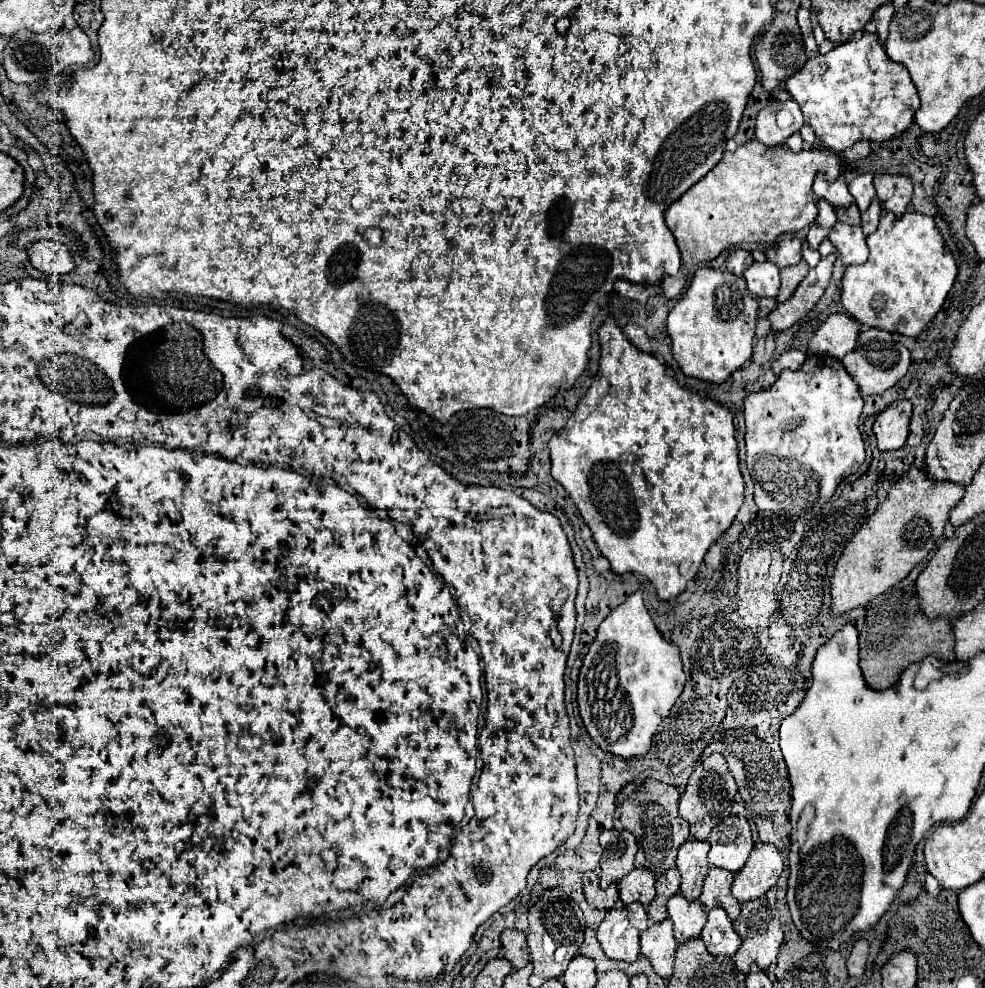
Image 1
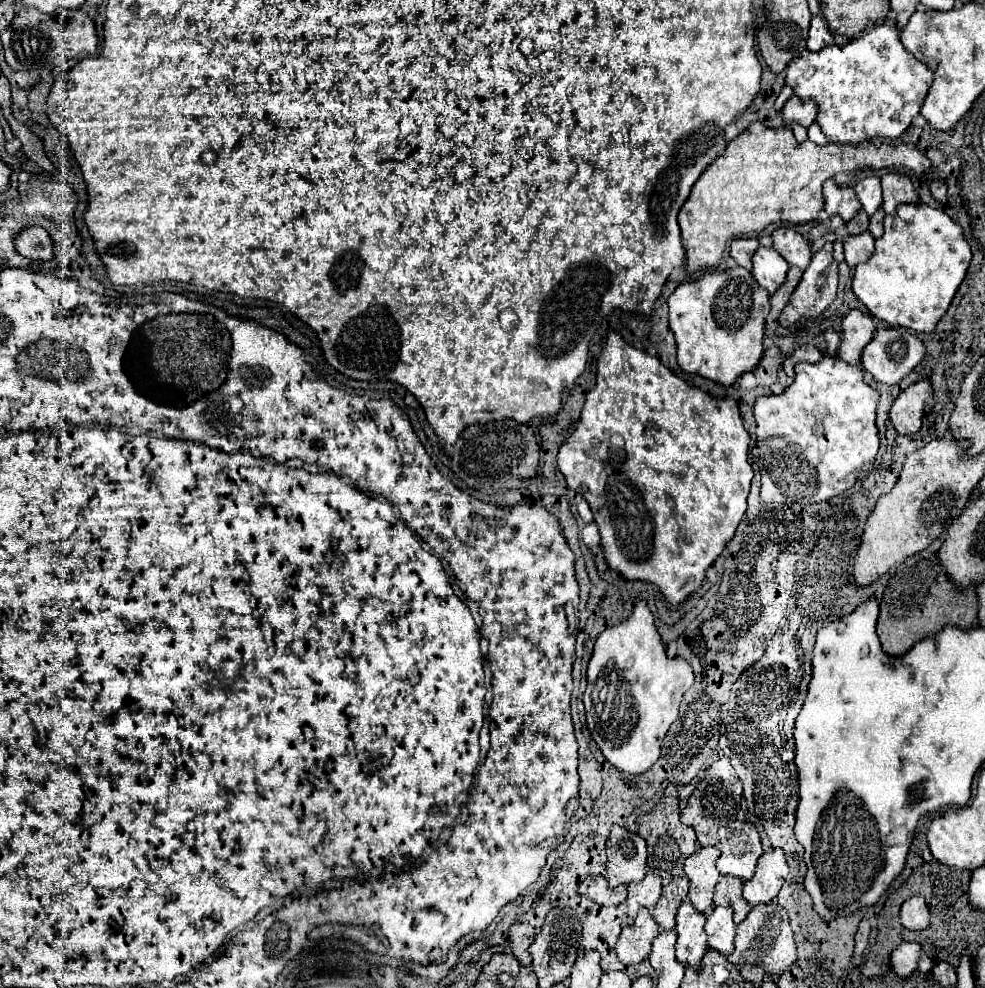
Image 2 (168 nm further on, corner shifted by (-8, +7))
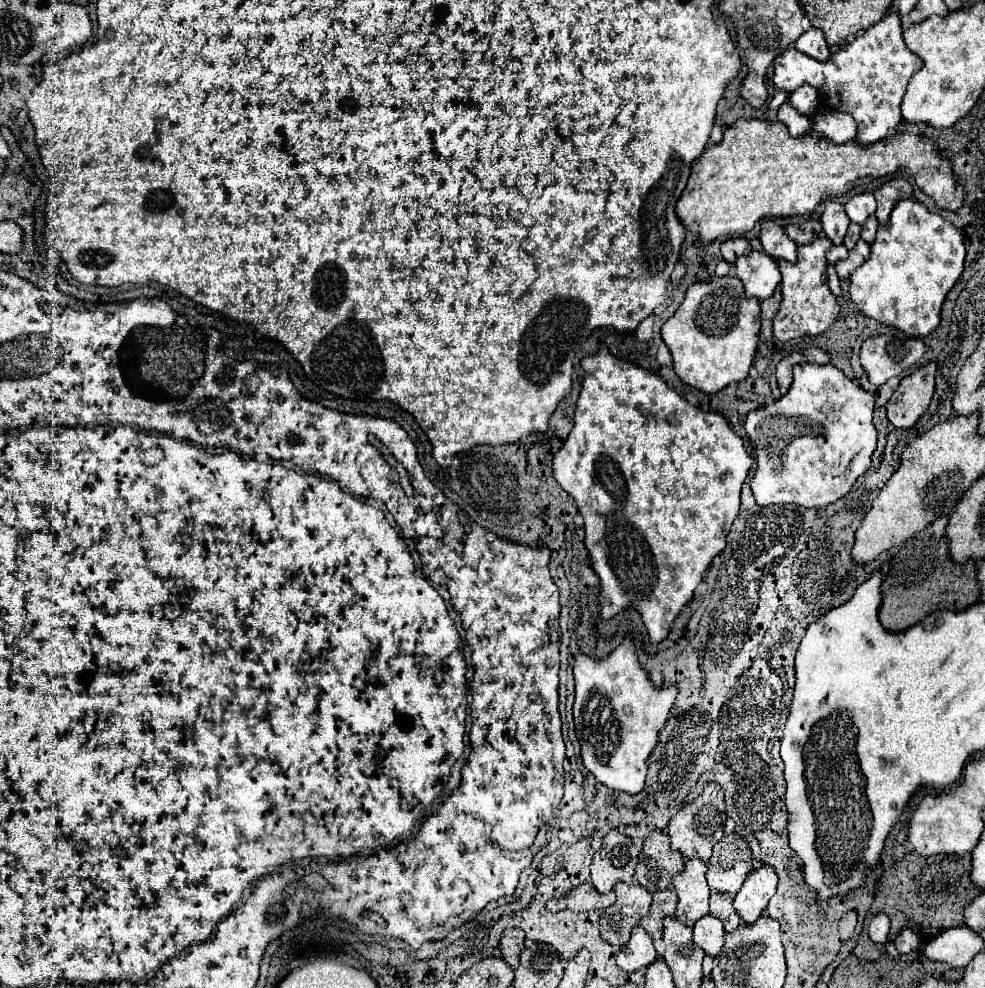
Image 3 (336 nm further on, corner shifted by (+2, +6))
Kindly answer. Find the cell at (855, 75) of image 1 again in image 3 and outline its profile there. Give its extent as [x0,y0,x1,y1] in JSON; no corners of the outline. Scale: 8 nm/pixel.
[774,13,922,145]

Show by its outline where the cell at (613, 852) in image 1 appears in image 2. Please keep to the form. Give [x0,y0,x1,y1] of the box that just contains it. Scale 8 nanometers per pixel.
[606,826,646,888]

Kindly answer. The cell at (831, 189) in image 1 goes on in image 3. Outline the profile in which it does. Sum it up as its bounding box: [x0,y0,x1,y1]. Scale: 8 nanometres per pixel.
[822,199,850,243]

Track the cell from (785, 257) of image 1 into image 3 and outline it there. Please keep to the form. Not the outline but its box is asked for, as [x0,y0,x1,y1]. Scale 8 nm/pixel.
[760,221,796,263]

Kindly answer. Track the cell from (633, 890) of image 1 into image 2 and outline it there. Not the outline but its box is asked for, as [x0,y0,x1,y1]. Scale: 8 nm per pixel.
[626,872,662,914]

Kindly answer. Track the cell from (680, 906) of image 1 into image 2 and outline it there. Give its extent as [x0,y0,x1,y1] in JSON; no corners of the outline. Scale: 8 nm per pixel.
[676,900,708,972]

